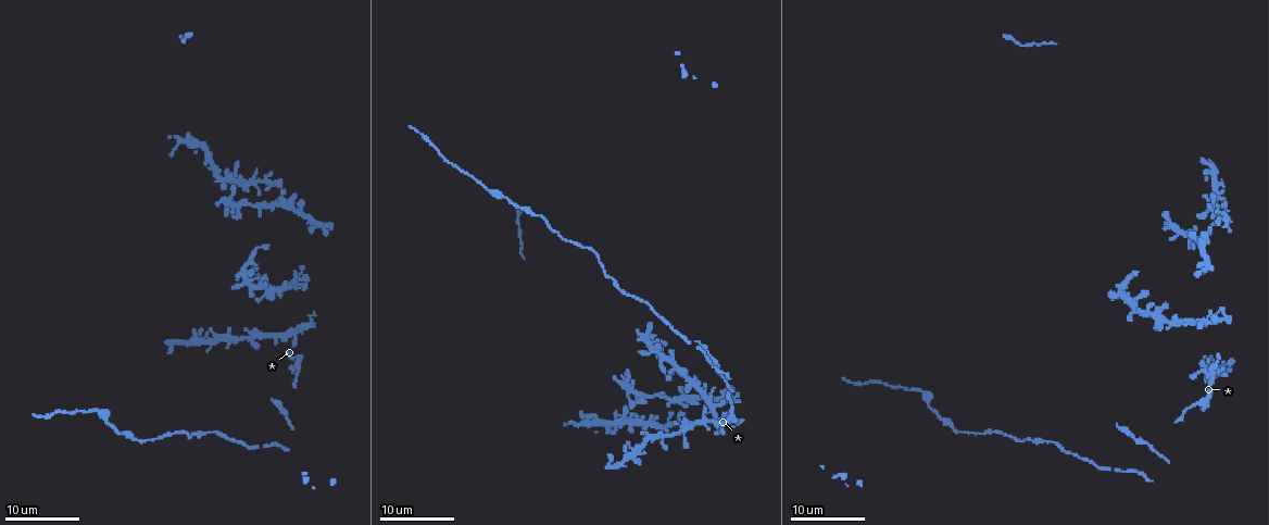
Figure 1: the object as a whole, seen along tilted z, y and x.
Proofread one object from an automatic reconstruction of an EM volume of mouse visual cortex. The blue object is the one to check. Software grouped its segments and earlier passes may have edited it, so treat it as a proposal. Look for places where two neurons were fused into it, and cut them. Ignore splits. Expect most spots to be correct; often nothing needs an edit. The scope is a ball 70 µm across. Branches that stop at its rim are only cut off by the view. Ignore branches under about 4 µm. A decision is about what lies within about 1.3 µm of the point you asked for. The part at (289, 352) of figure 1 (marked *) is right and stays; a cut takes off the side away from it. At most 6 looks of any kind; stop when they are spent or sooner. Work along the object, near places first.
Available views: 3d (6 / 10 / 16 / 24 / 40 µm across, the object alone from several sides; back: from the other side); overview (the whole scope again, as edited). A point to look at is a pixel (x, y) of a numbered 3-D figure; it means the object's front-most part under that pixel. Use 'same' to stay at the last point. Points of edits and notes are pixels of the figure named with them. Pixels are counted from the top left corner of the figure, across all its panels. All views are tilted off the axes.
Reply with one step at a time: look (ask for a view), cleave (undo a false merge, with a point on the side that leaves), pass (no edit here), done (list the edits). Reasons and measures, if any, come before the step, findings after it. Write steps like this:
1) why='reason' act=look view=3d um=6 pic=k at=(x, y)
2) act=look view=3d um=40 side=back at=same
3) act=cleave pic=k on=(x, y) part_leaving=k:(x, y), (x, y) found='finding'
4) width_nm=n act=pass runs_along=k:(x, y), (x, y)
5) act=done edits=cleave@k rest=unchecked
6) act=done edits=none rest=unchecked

act=look view=3d um=10 pic=1 at=(278, 205)

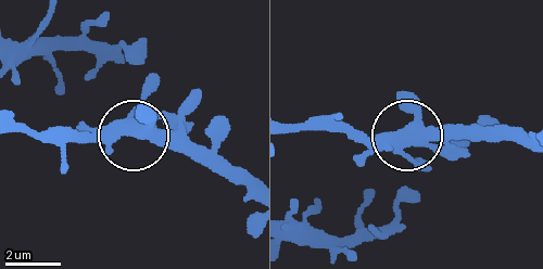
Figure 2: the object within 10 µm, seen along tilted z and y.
act=look view=3d um=10 side=back pic=2 at=(398, 135)

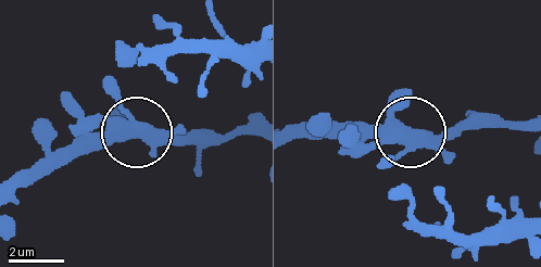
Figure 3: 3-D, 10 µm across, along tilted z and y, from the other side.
act=pass found='continuous, no second neuron'

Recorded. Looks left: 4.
act=look view=3d um=10 pic=1 at=(228, 203)

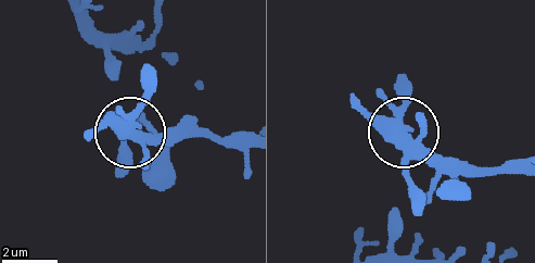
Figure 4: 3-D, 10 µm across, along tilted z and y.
act=look view=3d um=6 pic=4 at=(133, 130)

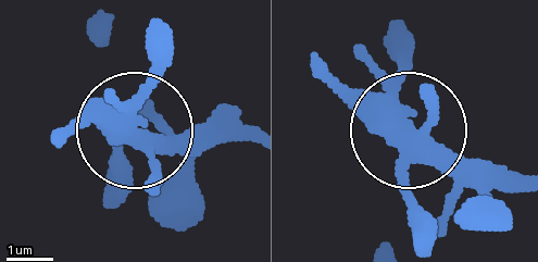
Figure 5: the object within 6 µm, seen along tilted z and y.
width_nm=430 act=pass found='continuous, no second neuron'

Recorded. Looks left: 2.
why='calibre changes' act=look view=3d um=10 pic=1 at=(96, 410)

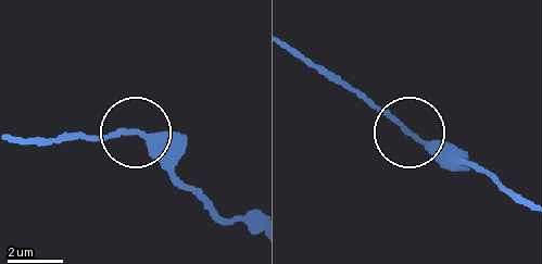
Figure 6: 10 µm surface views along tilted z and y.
act=look view=3d um=10 side=back pic=6 at=(415, 135)

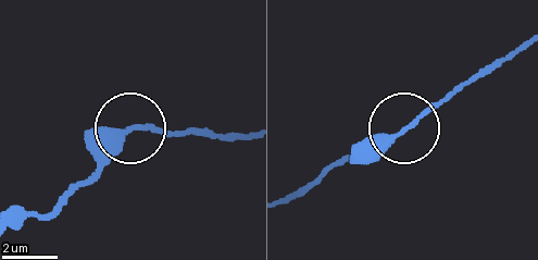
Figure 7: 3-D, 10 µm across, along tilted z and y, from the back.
act=pass runs_along=7:(15, 226), (53, 211), (132, 132), (174, 136) found='all the same neuron'

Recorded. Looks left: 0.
act=done edits=none rest=unchecked

